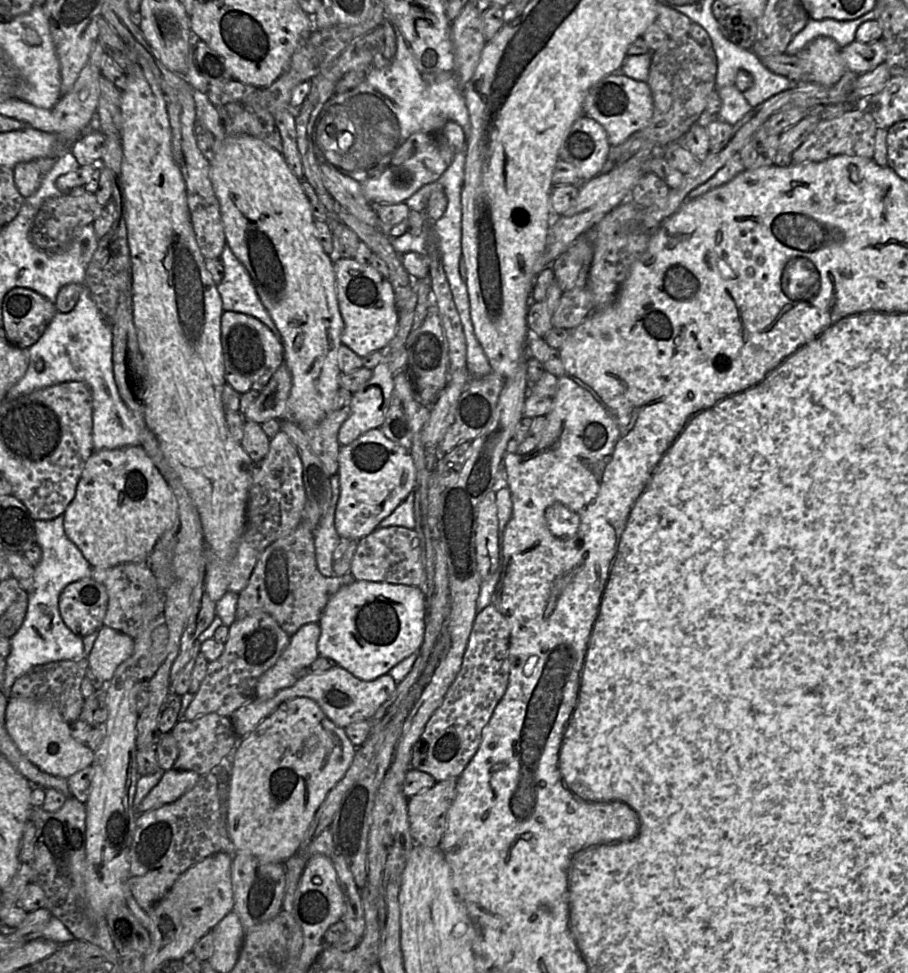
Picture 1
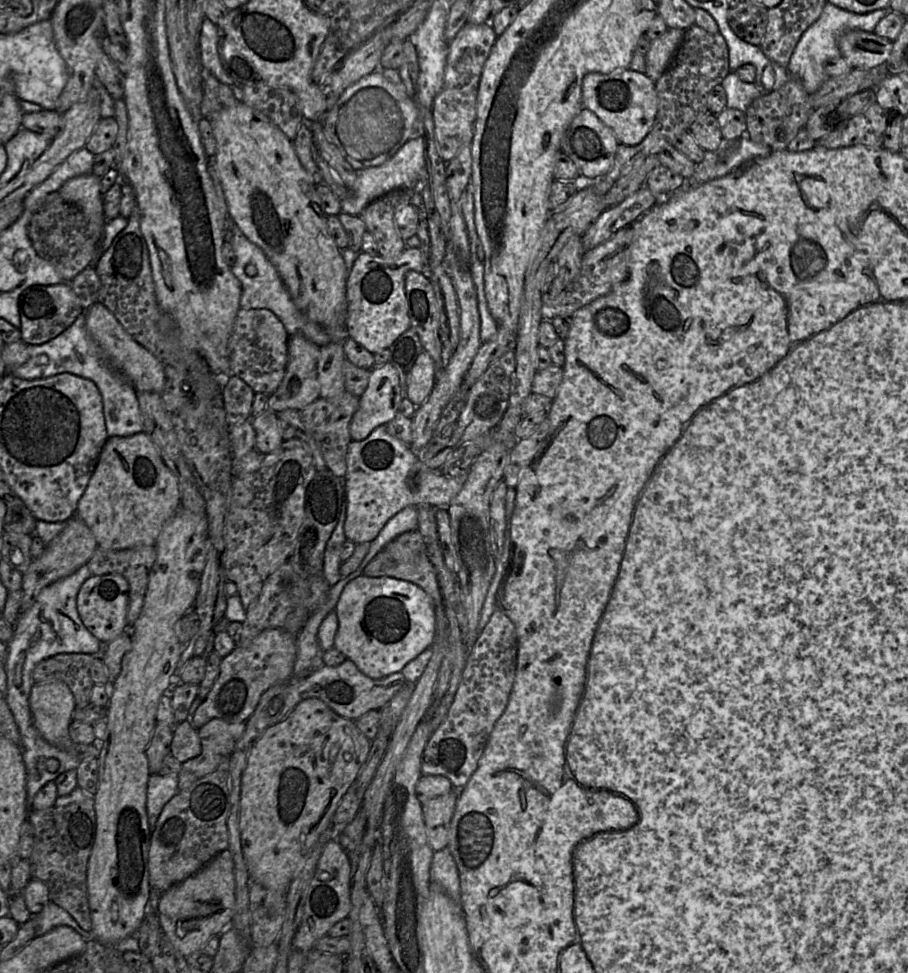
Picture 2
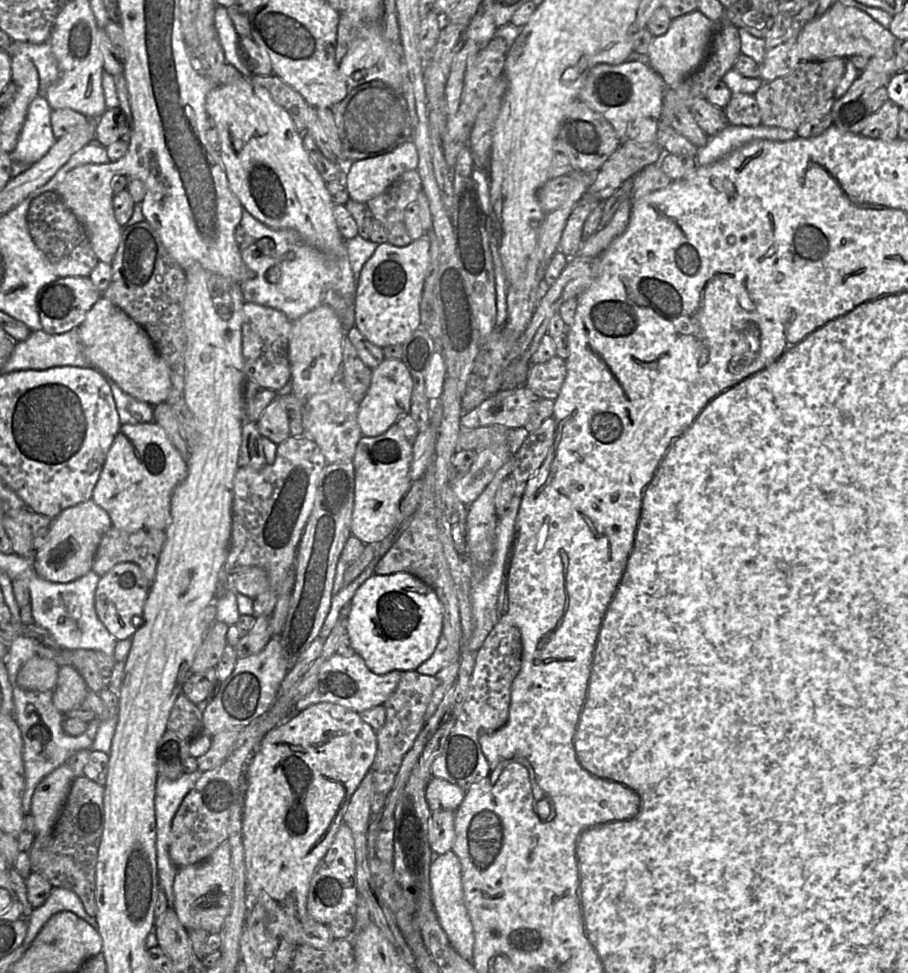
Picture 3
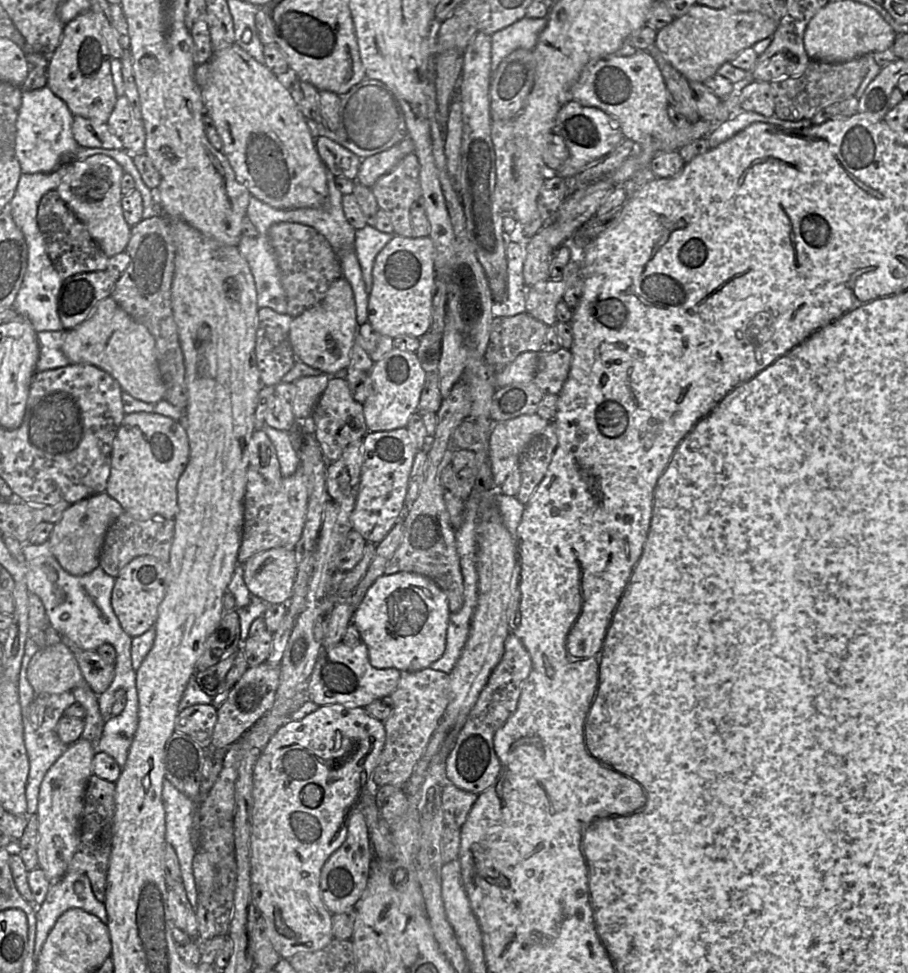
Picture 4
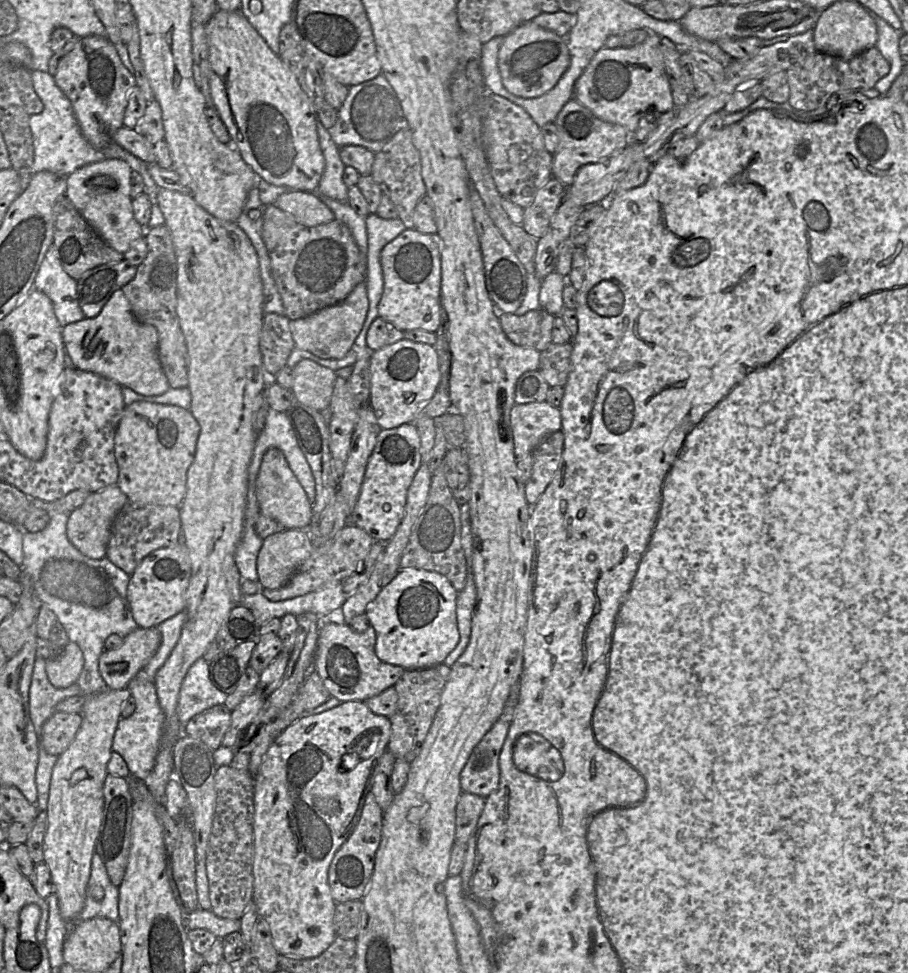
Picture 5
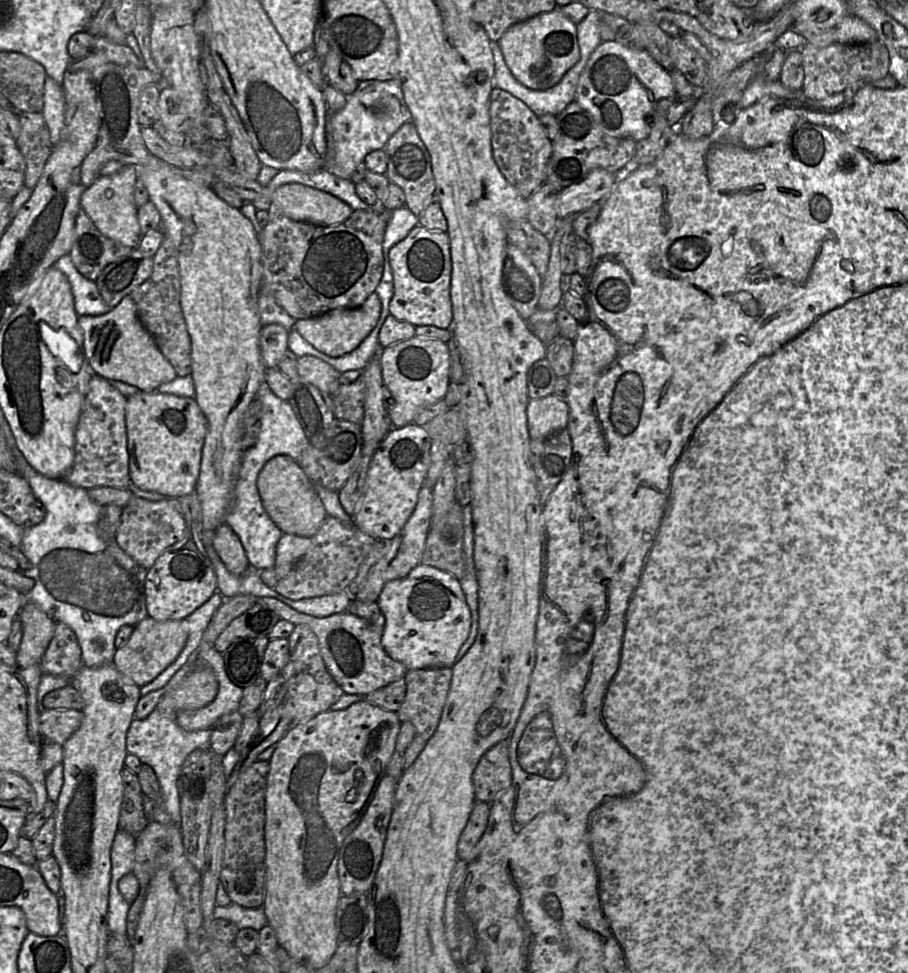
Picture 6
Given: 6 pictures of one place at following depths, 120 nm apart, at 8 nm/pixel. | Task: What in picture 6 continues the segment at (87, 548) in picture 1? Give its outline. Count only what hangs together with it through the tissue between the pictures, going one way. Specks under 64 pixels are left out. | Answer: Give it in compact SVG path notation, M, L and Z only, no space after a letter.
M158 390L126 397L126 432L130 480L138 488L179 499L194 492L199 477L207 419L195 398L160 393Z

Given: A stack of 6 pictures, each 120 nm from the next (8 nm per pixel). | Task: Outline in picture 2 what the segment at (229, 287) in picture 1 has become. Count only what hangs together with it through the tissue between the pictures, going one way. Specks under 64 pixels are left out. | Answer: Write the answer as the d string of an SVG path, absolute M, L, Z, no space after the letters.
M234 224L233 235L231 236L231 250L234 255L231 270L240 281L242 288L240 308L270 310L282 322L290 337L300 333L300 328L309 320L295 306L275 267L270 263L263 251L249 241Z

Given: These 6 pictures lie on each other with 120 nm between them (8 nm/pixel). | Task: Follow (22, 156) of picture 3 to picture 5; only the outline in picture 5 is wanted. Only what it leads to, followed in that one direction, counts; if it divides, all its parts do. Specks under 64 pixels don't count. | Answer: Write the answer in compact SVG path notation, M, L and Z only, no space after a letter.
M31 71L33 88L43 104L43 110L30 115L29 126L33 138L33 173L48 171L68 176L80 167L107 159L83 136L68 98L48 72Z

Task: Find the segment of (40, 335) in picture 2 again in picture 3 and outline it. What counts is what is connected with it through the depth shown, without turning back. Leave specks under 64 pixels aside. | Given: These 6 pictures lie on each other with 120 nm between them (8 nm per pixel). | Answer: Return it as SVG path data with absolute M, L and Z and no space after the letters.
M60 277L44 285L36 294L36 310L42 325L41 330L48 334L62 334L73 328L78 328L84 321L86 314L102 296L87 277Z

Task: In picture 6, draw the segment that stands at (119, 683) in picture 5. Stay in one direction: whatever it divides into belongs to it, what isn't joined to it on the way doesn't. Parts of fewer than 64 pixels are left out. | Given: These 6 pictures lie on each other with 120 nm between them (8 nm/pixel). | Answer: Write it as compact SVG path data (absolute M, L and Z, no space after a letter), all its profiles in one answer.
M146 617L134 626L128 642L117 648L112 664L119 672L131 678L136 685L143 687L157 678L176 660L186 644L187 638L188 632L184 620L158 621Z

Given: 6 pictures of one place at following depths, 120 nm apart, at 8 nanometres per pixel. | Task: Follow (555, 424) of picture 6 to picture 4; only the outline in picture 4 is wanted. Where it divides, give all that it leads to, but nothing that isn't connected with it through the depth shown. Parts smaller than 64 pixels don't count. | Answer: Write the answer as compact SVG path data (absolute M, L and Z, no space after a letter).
M537 413L494 423L489 439L489 460L491 467L491 483L500 488L507 476L517 468L519 459L529 443L550 421L543 419Z

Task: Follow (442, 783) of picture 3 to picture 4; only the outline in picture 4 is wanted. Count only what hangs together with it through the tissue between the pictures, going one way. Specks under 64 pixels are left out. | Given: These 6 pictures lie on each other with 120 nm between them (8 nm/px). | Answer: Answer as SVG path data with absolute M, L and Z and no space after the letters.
M447 784L442 791L442 807L446 826L461 828L478 800L477 794Z

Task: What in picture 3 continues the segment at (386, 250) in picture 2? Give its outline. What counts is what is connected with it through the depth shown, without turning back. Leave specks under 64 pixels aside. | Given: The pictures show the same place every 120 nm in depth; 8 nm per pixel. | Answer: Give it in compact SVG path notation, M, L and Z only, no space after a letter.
M409 170L367 203L372 217L384 226L387 243L405 247L412 242L405 227L404 212L409 204L417 202L421 191L421 179L417 170Z

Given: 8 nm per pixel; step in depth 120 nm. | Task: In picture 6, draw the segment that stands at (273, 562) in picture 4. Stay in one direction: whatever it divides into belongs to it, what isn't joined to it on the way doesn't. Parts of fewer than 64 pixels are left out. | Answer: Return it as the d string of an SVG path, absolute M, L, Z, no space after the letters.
M283 533L276 546L273 569L279 579L285 578L312 545L311 538Z

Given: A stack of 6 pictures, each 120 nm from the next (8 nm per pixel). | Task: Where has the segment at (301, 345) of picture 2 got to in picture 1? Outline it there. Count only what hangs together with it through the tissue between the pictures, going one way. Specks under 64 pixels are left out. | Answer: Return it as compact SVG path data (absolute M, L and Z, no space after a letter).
M283 363L243 413L246 421L261 424L269 419L291 419L287 405L291 387L292 376Z

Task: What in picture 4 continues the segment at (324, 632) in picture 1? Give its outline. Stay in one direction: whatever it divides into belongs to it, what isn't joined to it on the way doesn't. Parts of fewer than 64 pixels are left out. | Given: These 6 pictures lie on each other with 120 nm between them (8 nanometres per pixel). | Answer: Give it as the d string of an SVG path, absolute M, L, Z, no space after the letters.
M398 572L383 575L374 582L356 609L352 623L368 648L369 662L374 668L414 672L430 667L443 655L450 615L446 594L432 580L415 573Z

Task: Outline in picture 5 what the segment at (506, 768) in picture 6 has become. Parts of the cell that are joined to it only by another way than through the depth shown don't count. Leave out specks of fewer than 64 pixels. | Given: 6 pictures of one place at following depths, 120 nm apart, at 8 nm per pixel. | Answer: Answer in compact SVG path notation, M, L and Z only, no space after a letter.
M519 682L506 702L504 711L471 752L460 775L464 792L483 798L497 790L500 782L499 757L519 700Z

